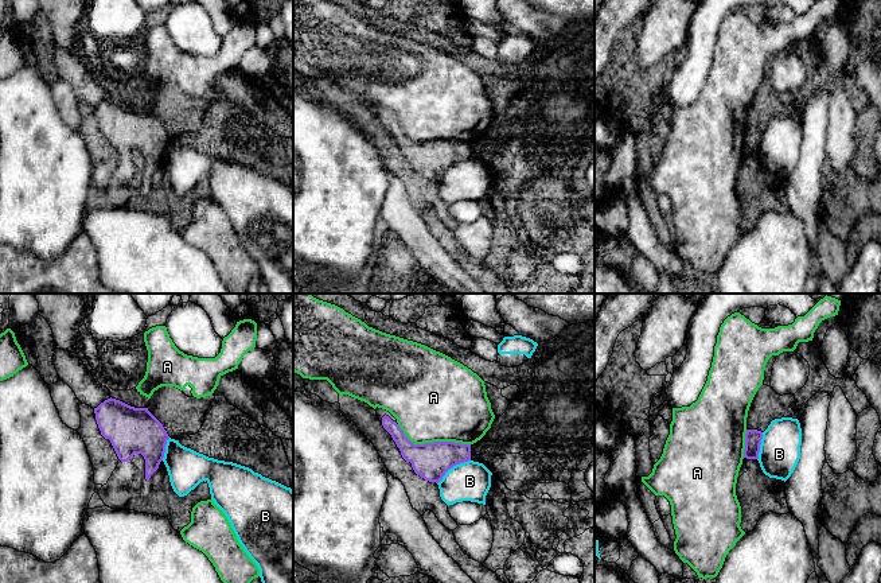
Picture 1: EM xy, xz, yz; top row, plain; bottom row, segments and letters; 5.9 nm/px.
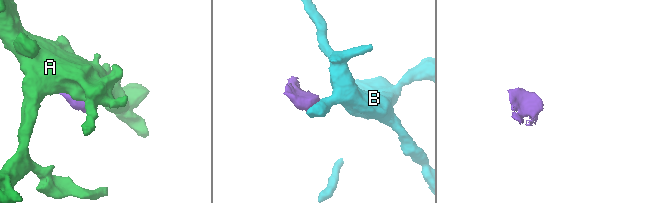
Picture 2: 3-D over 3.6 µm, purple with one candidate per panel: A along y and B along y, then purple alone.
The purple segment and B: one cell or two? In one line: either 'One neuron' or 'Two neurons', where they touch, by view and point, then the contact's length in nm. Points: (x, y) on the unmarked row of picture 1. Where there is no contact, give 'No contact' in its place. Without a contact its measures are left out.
Two neurons. Touches purple at xz (452, 164). Shared border 240 nm

